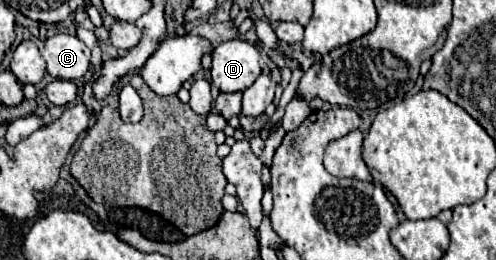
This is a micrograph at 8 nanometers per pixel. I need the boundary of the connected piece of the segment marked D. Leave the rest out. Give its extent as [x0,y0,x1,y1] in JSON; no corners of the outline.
[212,39,260,93]

